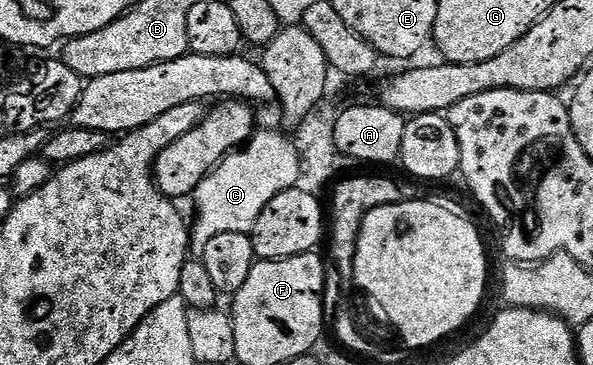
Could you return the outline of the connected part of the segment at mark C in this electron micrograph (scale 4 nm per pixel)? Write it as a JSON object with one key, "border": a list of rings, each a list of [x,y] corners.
{"border":[[[255,131],[245,145],[222,159],[222,163],[207,174],[192,197],[198,203],[198,221],[192,224],[192,244],[201,250],[216,234],[250,233],[256,218],[284,190],[295,187],[302,174],[300,148],[278,132]]]}

